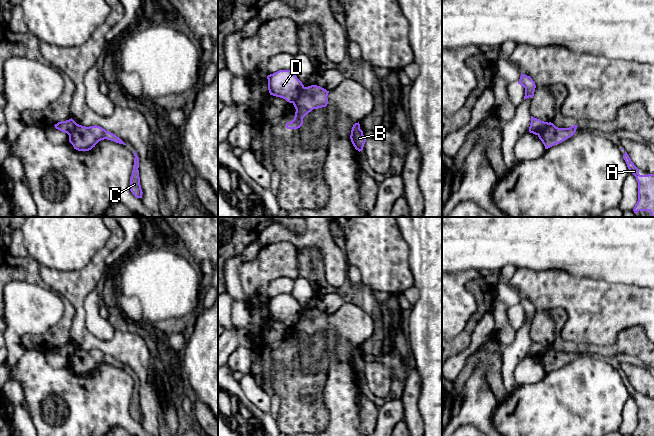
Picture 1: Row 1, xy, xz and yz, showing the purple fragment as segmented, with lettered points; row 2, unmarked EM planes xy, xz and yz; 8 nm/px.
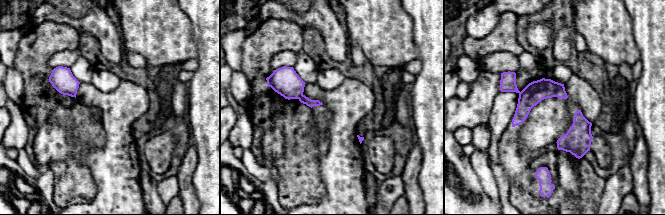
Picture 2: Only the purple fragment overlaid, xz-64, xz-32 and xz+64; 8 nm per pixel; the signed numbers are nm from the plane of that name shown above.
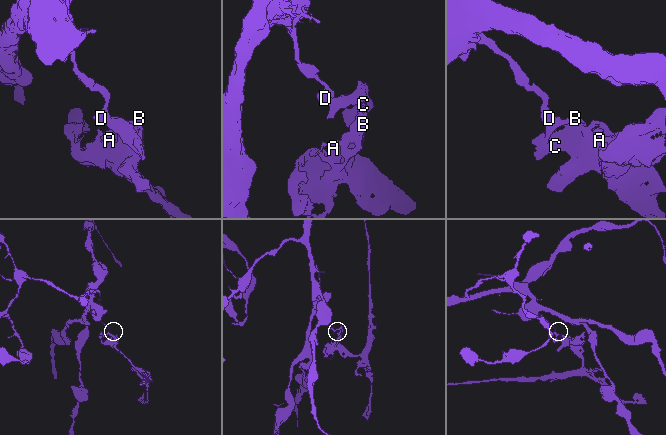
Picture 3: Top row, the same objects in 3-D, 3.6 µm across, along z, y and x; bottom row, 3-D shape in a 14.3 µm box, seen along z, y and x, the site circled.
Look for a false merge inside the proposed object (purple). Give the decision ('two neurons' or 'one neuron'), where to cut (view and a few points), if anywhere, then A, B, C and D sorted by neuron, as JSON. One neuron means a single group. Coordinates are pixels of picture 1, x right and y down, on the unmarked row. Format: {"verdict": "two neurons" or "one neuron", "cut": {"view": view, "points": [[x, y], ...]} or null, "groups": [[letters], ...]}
{"verdict": "two neurons", "cut": {"view": "xz", "points": [[304, 311], [301, 317], [291, 326]]}, "groups": [["A", "B", "C"], ["D"]]}

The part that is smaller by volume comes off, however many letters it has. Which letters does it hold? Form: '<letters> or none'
A, B, C

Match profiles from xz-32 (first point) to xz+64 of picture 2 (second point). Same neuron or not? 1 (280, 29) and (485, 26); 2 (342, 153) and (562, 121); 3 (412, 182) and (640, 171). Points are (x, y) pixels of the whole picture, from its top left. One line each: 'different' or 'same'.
1: different
2: different
3: same

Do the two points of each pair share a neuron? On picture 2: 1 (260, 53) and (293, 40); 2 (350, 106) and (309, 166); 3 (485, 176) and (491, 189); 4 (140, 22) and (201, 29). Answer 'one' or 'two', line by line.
1: one
2: two
3: one
4: two

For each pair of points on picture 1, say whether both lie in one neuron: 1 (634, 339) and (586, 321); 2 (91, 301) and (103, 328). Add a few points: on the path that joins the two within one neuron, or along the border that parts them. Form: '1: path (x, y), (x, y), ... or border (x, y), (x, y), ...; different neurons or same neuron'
1: border (632, 327), (627, 329), (607, 351); different neurons
2: path (92, 308), (92, 317), (96, 321); same neuron

